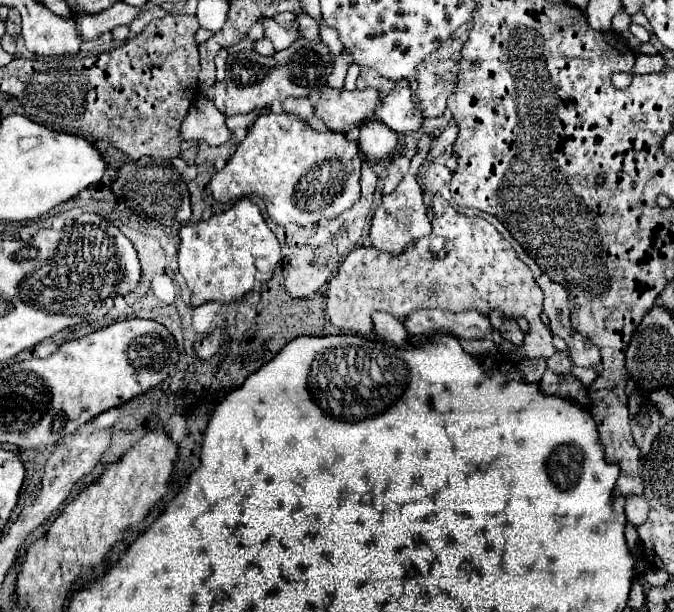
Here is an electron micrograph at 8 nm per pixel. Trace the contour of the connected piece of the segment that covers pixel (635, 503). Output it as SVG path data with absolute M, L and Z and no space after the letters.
M628 495L625 503L625 515L628 523L638 527L647 519L650 506L643 497Z

